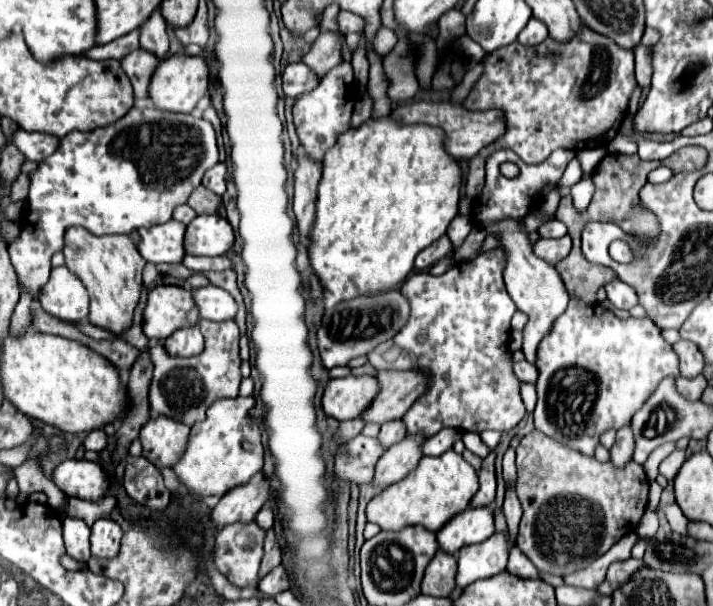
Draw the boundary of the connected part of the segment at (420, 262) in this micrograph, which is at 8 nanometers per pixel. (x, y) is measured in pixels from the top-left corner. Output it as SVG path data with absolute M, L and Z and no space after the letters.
M445 235L443 239L435 241L435 245L429 245L427 249L423 249L423 251L415 257L415 269L417 269L417 271L429 269L433 263L437 263L439 259L443 259L449 251L453 251L453 247L451 247L449 237Z

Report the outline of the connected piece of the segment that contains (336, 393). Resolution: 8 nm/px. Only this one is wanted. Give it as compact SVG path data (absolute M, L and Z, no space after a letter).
M347 375L343 379L331 379L323 393L323 411L337 421L357 419L357 415L363 413L361 409L371 403L375 389L377 381L371 375Z

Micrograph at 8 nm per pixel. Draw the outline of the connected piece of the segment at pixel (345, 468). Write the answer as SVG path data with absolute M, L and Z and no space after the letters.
M357 435L343 445L343 453L335 455L335 475L349 483L369 483L375 473L375 463L383 455L377 439Z

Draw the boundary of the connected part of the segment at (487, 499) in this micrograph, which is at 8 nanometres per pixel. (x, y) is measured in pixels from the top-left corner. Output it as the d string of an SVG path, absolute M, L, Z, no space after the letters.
M491 451L479 471L479 491L471 499L471 507L491 505L495 501L495 451Z

